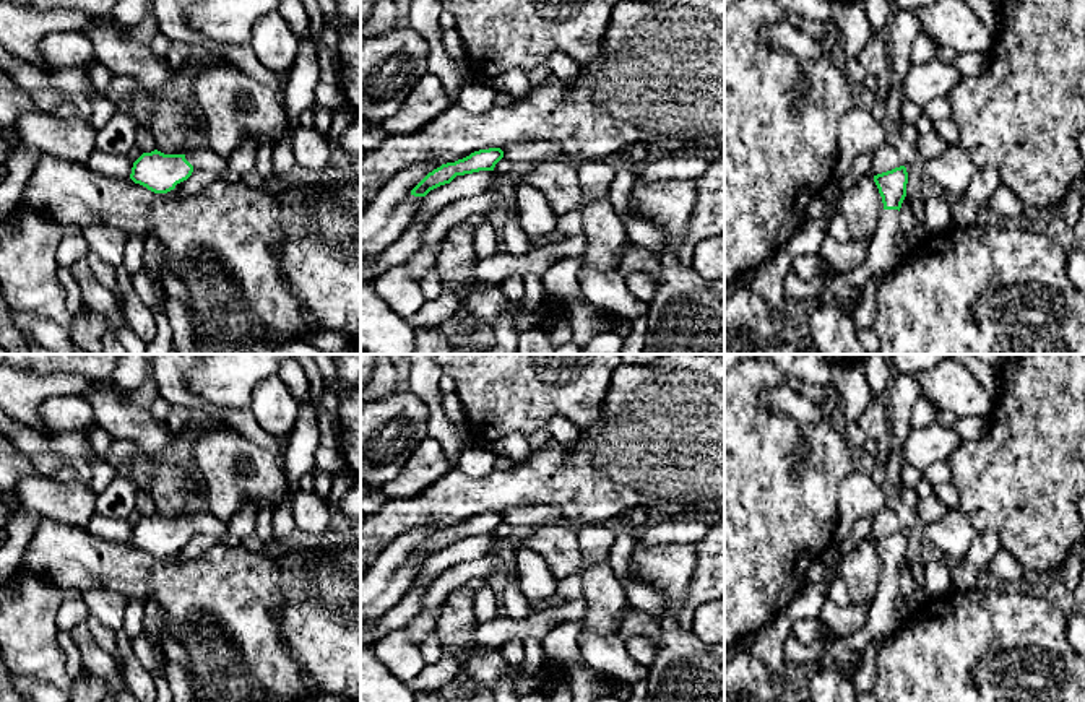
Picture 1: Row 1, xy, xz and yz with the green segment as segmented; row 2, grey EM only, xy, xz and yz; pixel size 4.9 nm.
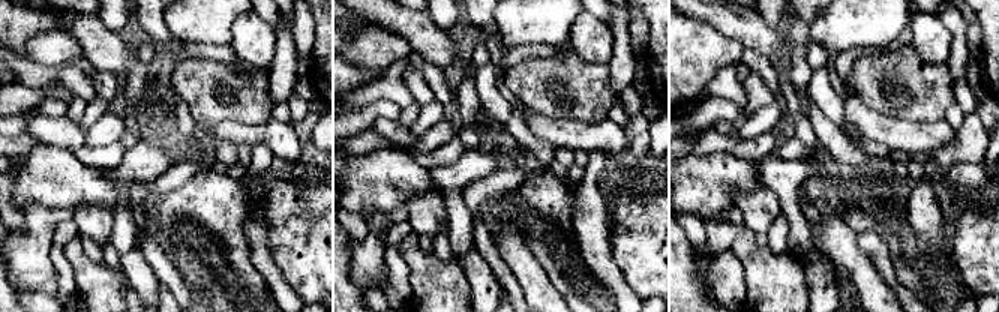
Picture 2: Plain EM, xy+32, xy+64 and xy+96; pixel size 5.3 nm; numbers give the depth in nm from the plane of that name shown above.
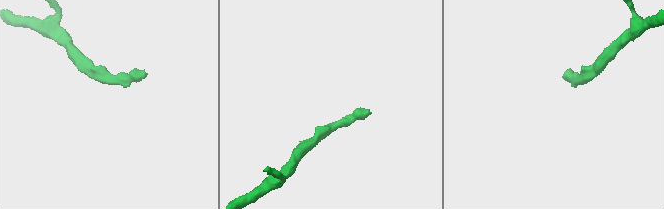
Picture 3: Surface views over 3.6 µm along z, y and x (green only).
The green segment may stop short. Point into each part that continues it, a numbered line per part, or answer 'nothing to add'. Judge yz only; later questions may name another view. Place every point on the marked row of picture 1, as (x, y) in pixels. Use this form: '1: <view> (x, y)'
1: yz (882, 257)

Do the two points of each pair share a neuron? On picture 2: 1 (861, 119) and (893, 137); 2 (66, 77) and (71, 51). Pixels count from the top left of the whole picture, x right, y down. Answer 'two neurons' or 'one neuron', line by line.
1: one neuron
2: two neurons

